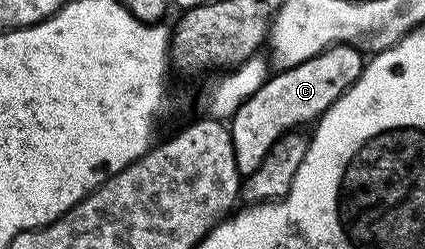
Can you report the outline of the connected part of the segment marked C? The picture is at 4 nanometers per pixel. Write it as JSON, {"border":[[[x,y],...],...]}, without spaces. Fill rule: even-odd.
{"border":[[[340,44],[329,46],[317,56],[296,66],[291,66],[288,70],[272,73],[263,86],[257,88],[257,92],[253,92],[253,96],[245,99],[237,108],[237,112],[232,114],[229,119],[233,136],[233,156],[237,156],[237,168],[240,175],[246,176],[257,172],[257,164],[261,164],[261,160],[265,160],[269,148],[273,148],[273,144],[277,144],[277,140],[281,140],[281,136],[285,136],[291,130],[306,127],[306,122],[314,123],[322,118],[323,113],[361,76],[364,65],[365,58],[360,51],[356,50],[354,46]]]}

